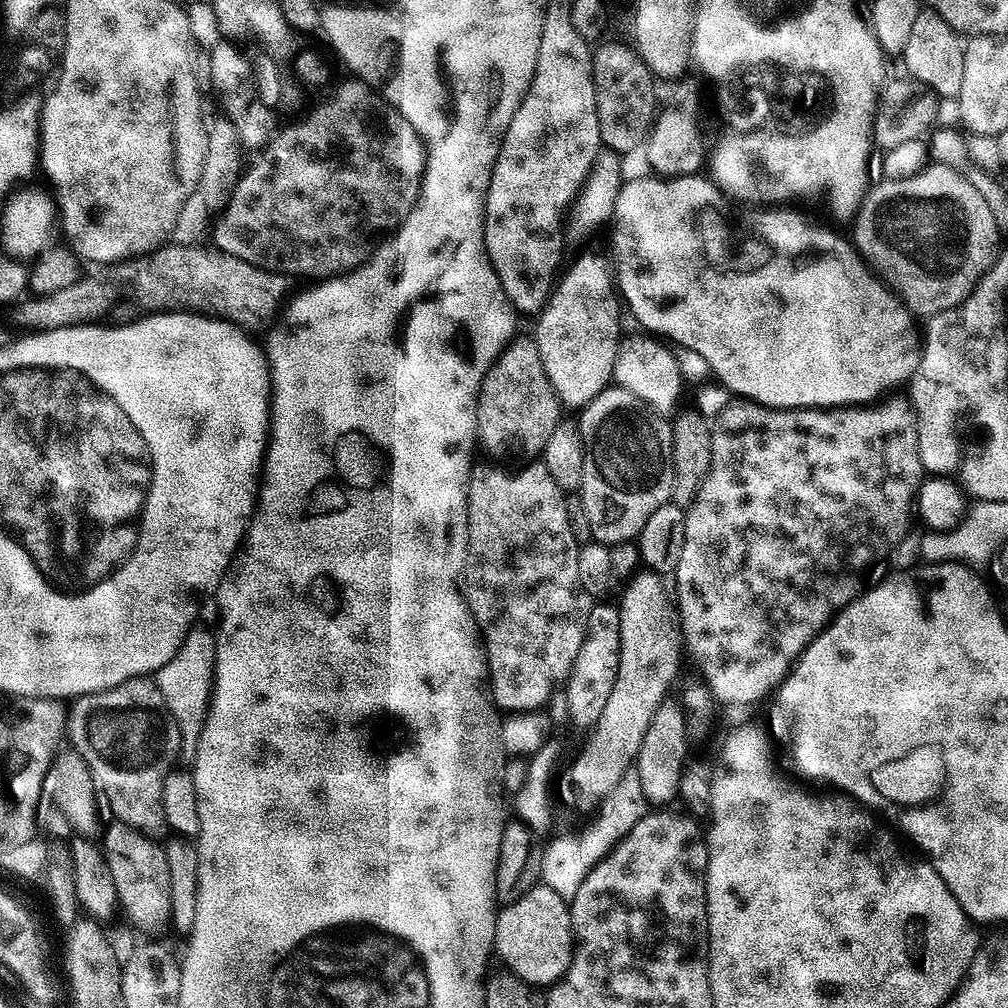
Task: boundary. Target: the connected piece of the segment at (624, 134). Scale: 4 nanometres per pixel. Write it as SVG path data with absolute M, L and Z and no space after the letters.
M601 43L601 48L597 47L592 54L592 77L600 123L600 142L617 154L625 154L624 152L632 152L639 144L641 147L645 143L646 129L658 108L658 96L656 100L656 92L652 89L652 71L648 69L635 47L603 44Z

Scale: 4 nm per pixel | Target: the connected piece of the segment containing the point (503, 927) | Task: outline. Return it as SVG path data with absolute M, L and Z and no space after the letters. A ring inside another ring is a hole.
M543 882L537 883L526 894L514 902L503 905L496 913L494 926L494 952L499 963L519 980L533 986L551 986L564 976L572 961L574 941L572 938L572 913L567 899L558 895Z

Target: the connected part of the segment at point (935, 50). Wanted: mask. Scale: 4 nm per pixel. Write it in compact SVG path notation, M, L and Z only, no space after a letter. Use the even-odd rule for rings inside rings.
M922 10L914 18L910 29L910 39L906 41L902 53L904 68L917 85L931 90L941 98L955 98L962 86L962 66L966 55L966 44L959 32L956 32L942 17L934 11Z

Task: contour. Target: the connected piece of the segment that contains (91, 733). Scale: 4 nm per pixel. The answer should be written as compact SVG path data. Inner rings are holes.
M136 676L113 688L92 692L89 696L75 697L73 704L76 705L71 705L70 708L68 731L70 742L72 738L71 747L86 762L97 789L102 793L106 804L108 799L108 804L112 807L113 817L145 834L165 831L163 780L177 763L176 755L181 755L182 745L178 726L170 710L166 710L166 698L162 698L162 690L158 690L155 679Z

